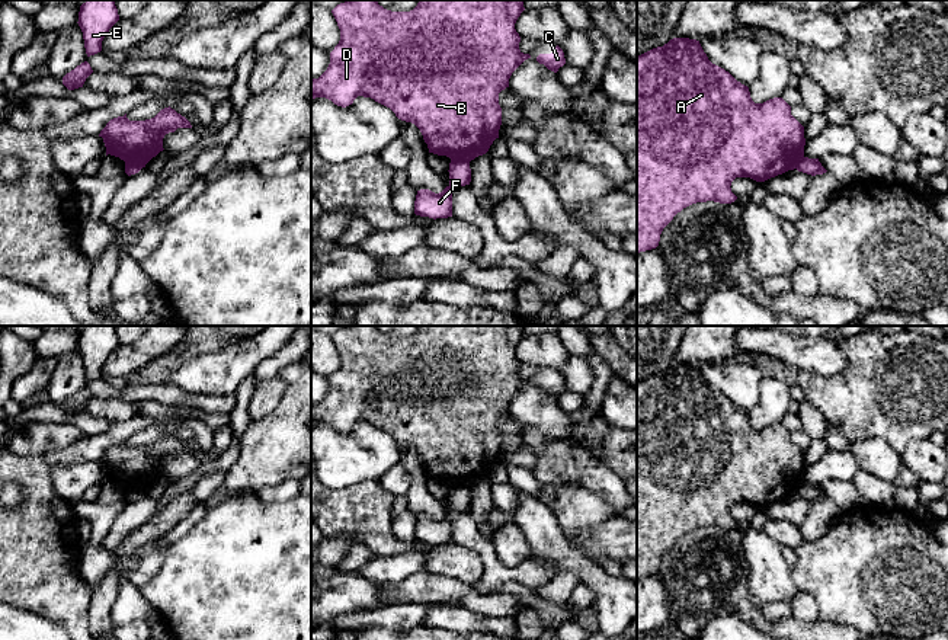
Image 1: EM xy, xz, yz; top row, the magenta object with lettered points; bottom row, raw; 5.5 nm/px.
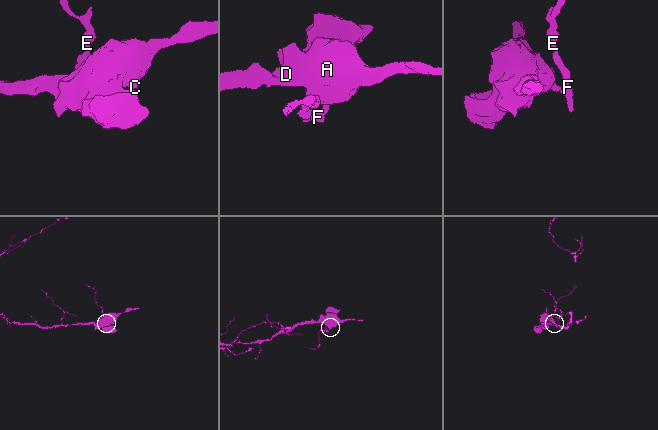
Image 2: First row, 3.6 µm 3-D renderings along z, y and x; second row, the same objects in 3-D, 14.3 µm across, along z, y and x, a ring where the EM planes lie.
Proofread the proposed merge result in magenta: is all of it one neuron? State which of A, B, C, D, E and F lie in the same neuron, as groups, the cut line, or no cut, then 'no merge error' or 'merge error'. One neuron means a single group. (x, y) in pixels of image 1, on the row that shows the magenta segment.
groups A B C D / E F; cut xy (125, 160), (135, 159), (144, 166); merge error

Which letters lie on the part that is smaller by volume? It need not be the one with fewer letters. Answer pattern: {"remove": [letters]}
{"remove": ["E", "F"]}

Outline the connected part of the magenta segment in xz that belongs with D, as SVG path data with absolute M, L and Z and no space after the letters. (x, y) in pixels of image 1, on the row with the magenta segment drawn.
M377 0L340 3L332 10L340 41L330 52L327 70L311 80L311 99L326 97L346 108L358 96L371 97L390 108L398 119L414 124L429 153L471 161L486 154L499 138L499 93L509 87L512 73L531 58L519 49L521 36L515 29L523 10L523 0L419 0L410 12L387 10Z

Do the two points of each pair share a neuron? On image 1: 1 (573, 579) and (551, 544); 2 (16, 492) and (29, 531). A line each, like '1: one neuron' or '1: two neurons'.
1: two neurons
2: two neurons

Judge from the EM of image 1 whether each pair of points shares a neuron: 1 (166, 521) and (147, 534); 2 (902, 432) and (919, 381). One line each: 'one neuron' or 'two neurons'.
1: one neuron
2: one neuron

